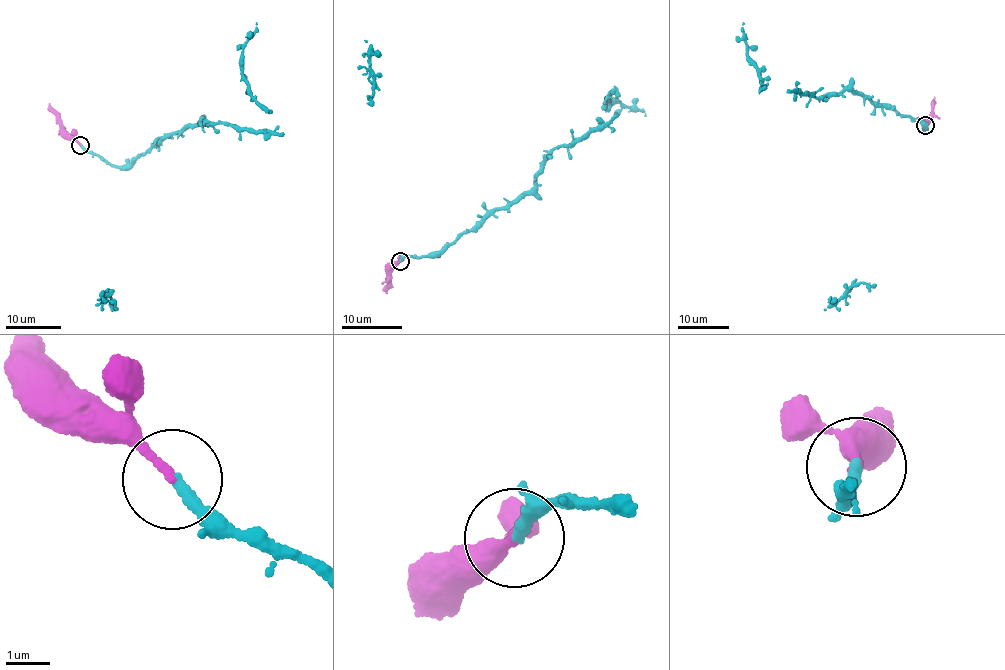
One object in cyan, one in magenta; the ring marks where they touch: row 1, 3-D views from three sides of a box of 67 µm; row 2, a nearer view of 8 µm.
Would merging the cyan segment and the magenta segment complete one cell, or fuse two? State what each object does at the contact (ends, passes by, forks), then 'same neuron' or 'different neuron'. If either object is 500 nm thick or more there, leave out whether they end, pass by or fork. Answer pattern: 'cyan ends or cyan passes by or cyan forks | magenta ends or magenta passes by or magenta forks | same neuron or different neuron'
cyan ends | magenta ends | same neuron

